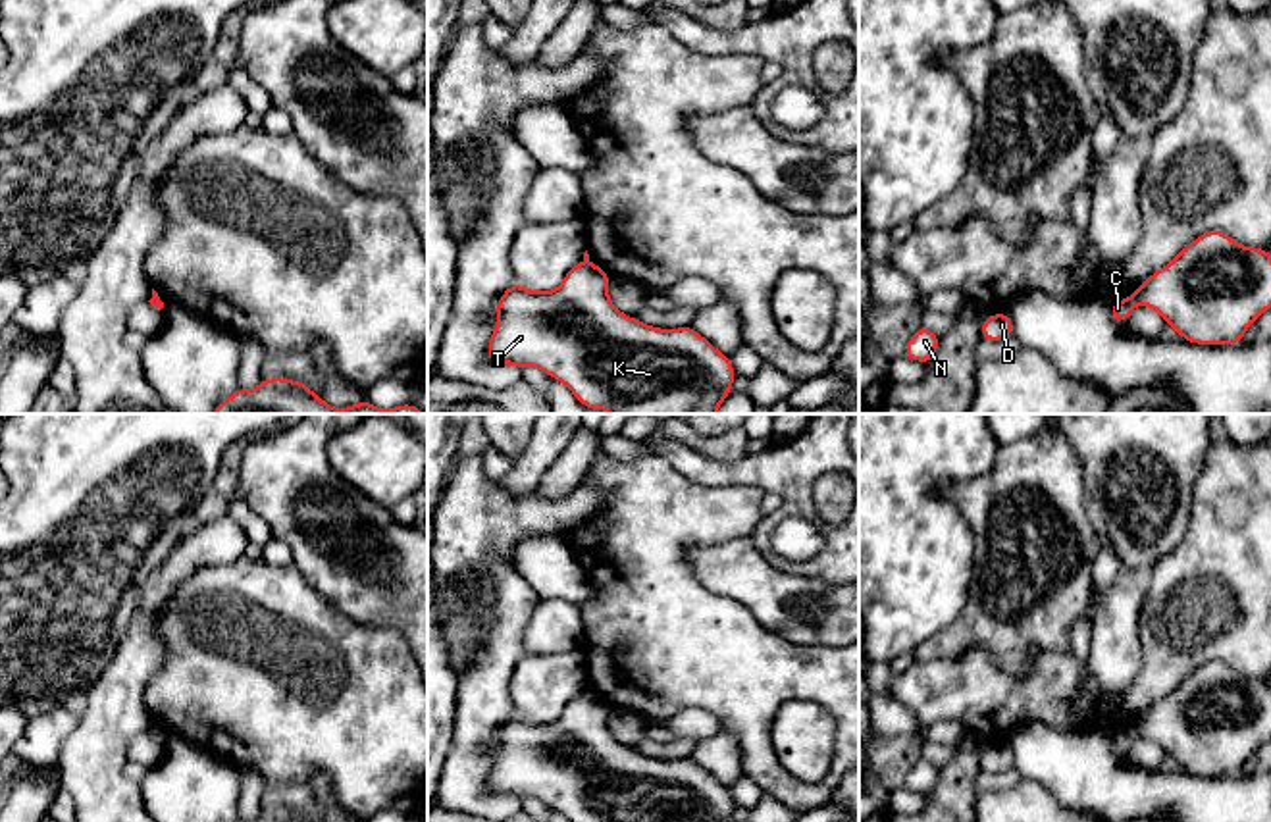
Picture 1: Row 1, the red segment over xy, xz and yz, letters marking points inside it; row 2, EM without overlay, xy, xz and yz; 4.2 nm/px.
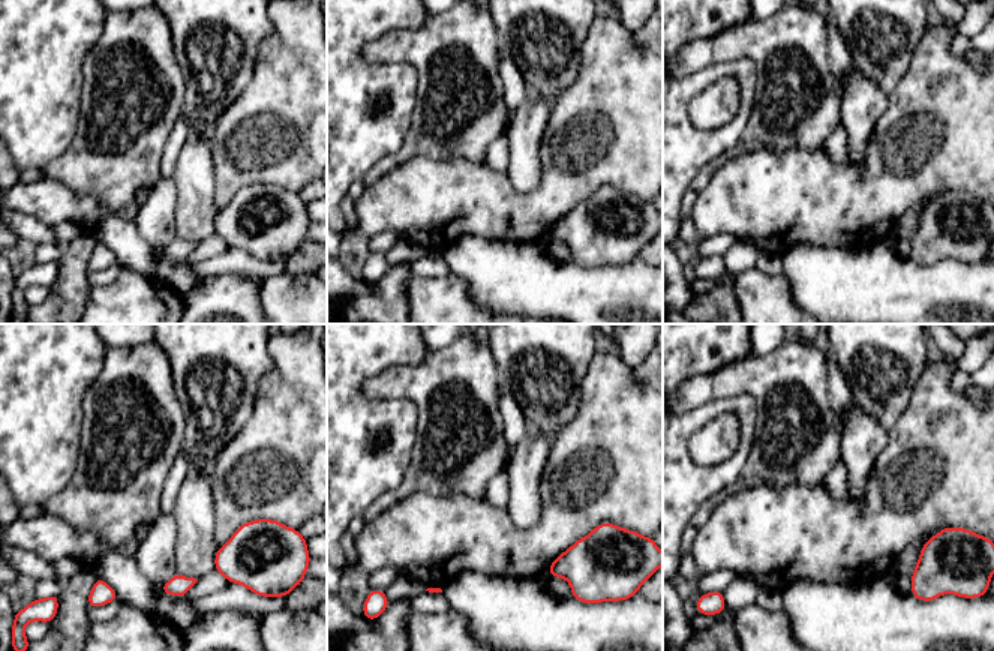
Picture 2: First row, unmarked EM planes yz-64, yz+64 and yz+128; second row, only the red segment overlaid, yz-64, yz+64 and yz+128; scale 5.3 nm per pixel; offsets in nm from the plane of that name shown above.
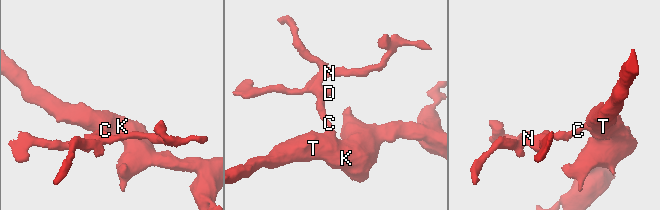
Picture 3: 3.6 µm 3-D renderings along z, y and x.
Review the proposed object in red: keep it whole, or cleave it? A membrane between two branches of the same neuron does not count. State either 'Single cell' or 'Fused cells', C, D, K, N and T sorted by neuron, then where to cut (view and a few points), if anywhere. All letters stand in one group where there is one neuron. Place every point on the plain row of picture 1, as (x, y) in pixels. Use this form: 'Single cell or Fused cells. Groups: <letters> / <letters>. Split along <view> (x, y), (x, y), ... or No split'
Fused cells. Groups: C D N / K T. Split along yz (1135, 726), (1139, 734)

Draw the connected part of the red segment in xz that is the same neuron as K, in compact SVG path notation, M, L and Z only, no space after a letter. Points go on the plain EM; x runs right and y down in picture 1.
M589 691L570 699L555 722L512 714L497 732L487 791L539 799L570 822L732 822L738 809L722 785L691 757L661 760L622 745L609 730L610 708Z

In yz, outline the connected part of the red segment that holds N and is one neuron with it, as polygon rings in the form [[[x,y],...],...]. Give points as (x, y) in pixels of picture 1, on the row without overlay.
[[[921,757],[907,772],[903,787],[921,795],[928,795],[936,785],[938,774],[940,766]]]

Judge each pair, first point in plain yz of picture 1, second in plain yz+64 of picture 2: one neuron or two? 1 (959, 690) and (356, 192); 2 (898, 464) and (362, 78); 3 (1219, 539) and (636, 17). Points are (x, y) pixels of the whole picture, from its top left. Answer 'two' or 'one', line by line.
1: two
2: one
3: two

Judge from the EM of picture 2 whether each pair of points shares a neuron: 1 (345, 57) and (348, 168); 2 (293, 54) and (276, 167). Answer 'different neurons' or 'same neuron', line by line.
1: same neuron
2: same neuron

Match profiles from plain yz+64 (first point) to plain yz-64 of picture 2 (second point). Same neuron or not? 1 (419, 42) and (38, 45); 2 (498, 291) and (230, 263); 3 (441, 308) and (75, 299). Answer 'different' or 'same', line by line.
1: different
2: different
3: different

